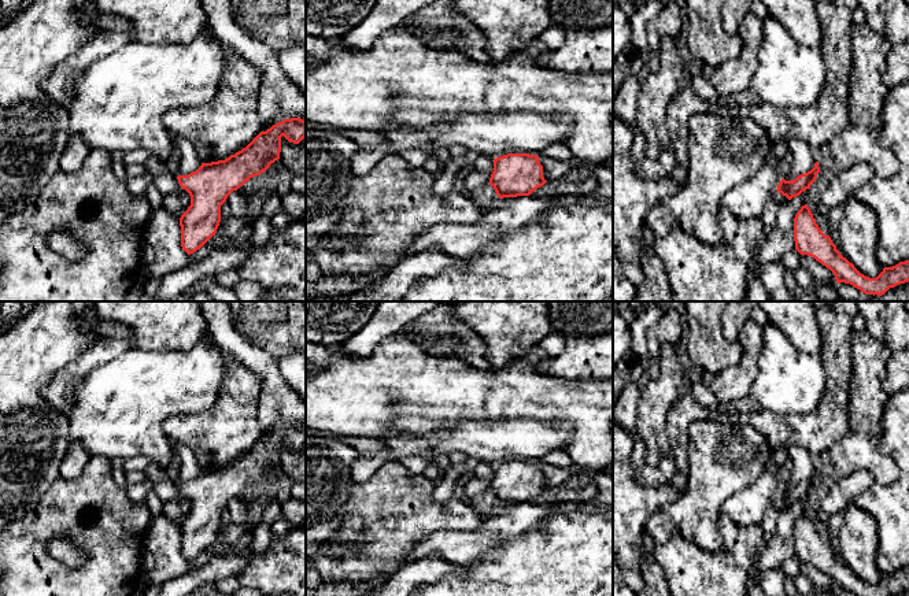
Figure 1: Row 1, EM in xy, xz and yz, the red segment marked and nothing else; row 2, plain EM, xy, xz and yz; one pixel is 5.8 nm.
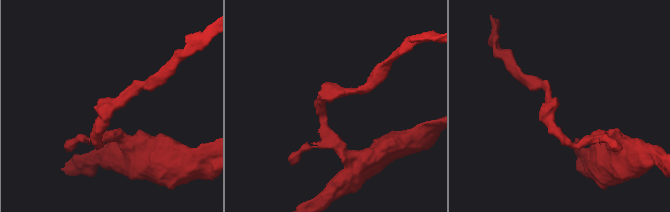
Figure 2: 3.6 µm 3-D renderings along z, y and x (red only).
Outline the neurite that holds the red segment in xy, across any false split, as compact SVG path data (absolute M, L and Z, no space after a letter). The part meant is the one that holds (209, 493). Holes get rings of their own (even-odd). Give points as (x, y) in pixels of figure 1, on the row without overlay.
M284 426L225 467L202 470L196 478L177 484L180 493L191 503L191 512L180 525L181 554L188 562L215 543L221 512L228 503L280 466L282 443L299 451L306 444L306 427Z

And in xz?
M507 460L494 466L489 492L499 506L529 503L546 489L537 462Z

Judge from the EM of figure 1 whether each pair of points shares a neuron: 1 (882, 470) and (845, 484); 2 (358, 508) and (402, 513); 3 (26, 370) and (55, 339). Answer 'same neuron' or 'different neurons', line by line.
1: different neurons
2: same neuron
3: same neuron

